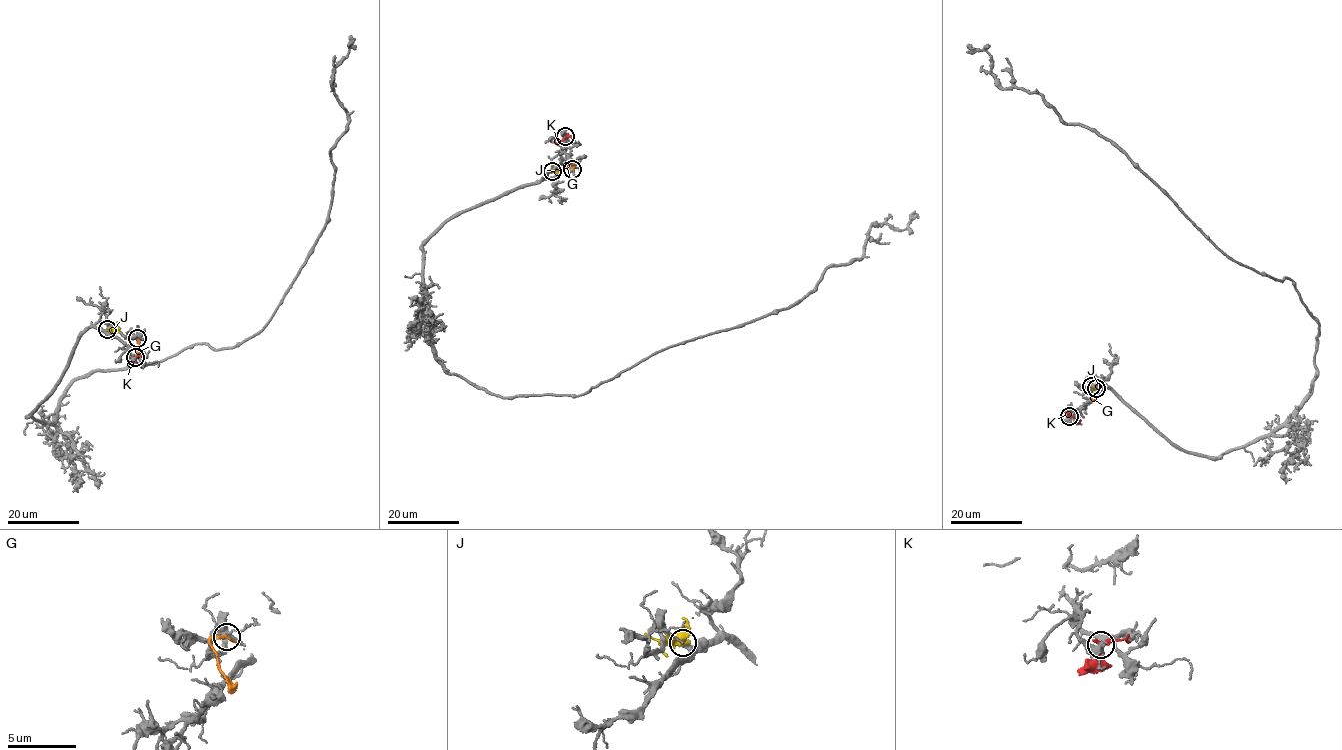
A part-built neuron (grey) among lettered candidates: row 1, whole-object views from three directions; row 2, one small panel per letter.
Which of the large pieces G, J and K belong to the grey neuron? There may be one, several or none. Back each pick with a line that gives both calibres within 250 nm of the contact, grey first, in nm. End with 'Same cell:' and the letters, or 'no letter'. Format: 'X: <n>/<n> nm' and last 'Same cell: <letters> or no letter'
Same cell: no letter

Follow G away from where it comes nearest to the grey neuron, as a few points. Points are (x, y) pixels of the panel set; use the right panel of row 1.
G: (1091, 386), (1087, 389), (1093, 401)

